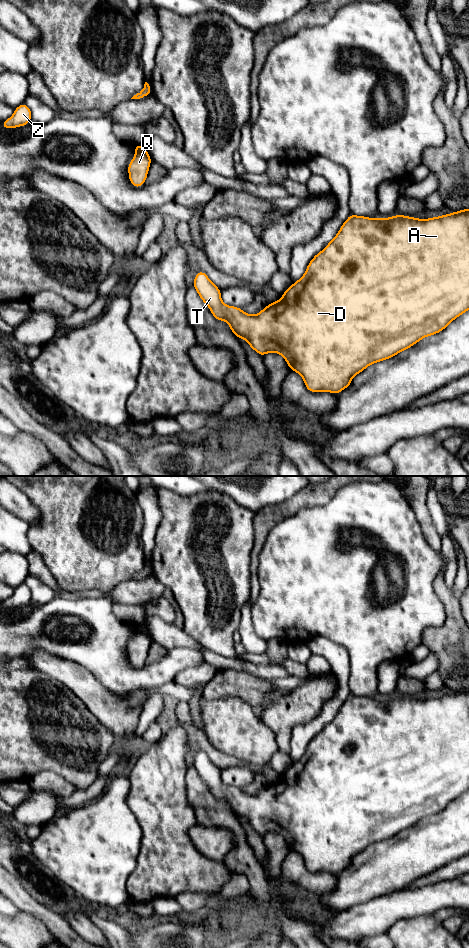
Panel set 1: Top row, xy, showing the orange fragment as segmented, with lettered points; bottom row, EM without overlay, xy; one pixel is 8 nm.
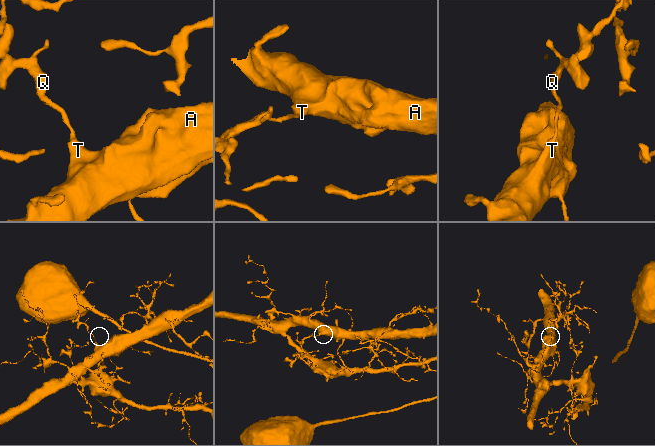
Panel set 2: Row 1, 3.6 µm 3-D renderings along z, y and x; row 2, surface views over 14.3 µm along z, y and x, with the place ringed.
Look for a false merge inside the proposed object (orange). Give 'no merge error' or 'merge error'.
no merge error

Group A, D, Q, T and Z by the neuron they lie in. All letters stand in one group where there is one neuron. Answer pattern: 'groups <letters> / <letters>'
groups A D Q T Z

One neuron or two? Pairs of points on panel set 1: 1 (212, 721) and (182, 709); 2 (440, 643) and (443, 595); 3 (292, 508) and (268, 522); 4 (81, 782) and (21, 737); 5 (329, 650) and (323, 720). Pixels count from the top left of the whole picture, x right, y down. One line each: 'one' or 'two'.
1: two
2: one
3: one
4: one
5: one

